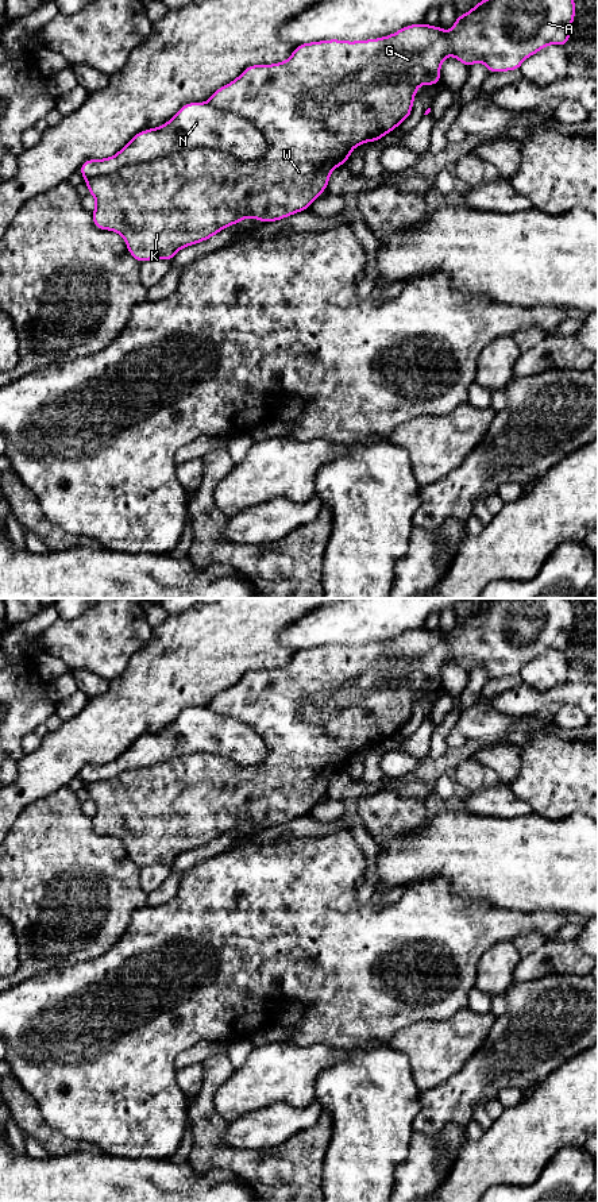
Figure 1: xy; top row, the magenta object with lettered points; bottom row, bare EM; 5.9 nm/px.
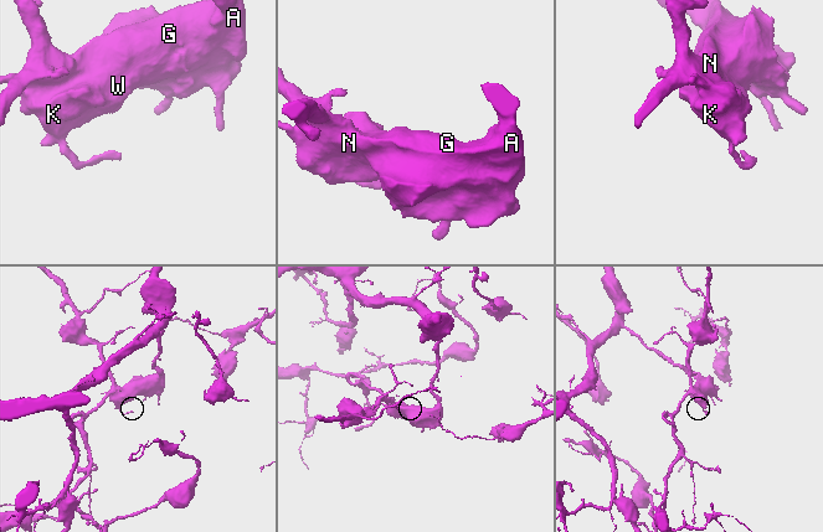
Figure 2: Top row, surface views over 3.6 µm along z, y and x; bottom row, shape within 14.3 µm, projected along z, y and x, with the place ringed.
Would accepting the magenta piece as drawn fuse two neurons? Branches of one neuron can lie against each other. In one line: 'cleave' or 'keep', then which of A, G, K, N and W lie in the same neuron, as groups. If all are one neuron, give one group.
cleave; A G K W / N

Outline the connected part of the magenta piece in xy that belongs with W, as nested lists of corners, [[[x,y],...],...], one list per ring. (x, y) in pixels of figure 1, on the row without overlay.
[[[498,598],[495,602],[487,601],[483,606],[475,609],[474,613],[466,620],[458,620],[456,627],[450,637],[444,637],[440,629],[437,632],[429,632],[424,627],[420,629],[406,631],[394,639],[379,644],[356,647],[331,644],[298,650],[290,663],[285,667],[248,671],[236,685],[219,693],[211,701],[208,709],[215,714],[229,717],[248,725],[267,746],[266,760],[254,766],[242,766],[225,756],[216,754],[190,754],[155,766],[132,768],[112,779],[105,779],[96,783],[84,783],[89,793],[89,798],[96,804],[96,814],[92,817],[93,831],[100,835],[109,835],[120,839],[126,845],[130,859],[140,868],[155,863],[163,863],[167,867],[171,867],[178,855],[198,847],[204,847],[225,832],[239,828],[244,822],[254,822],[262,828],[269,828],[308,814],[310,808],[320,802],[323,795],[327,794],[332,775],[336,771],[346,770],[352,754],[364,747],[379,746],[383,740],[391,737],[397,731],[406,725],[412,717],[416,696],[420,690],[431,689],[437,691],[440,687],[440,671],[445,662],[454,660],[466,673],[475,667],[483,667],[489,678],[518,675],[524,664],[536,659],[547,650],[560,650],[566,652],[570,644],[574,623],[575,605],[570,598]]]

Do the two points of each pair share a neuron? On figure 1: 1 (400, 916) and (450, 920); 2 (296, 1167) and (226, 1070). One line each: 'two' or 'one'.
1: one
2: one

